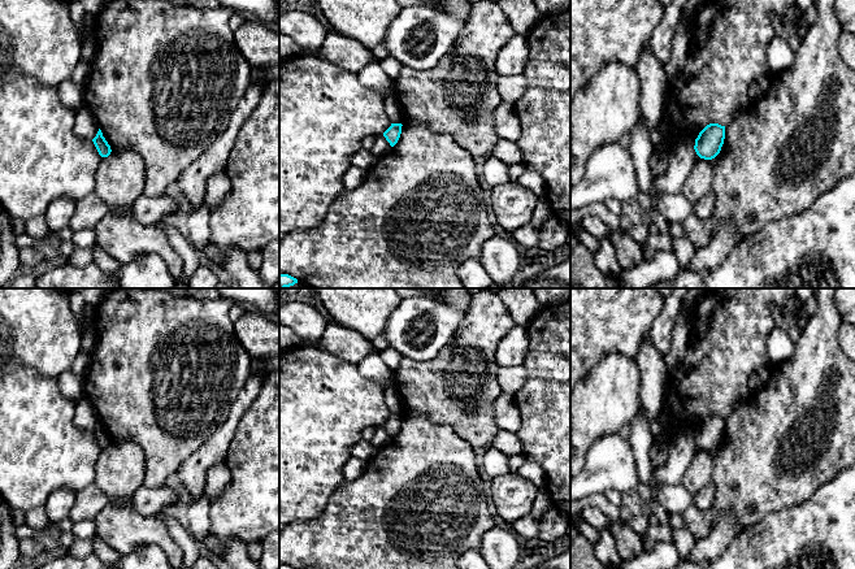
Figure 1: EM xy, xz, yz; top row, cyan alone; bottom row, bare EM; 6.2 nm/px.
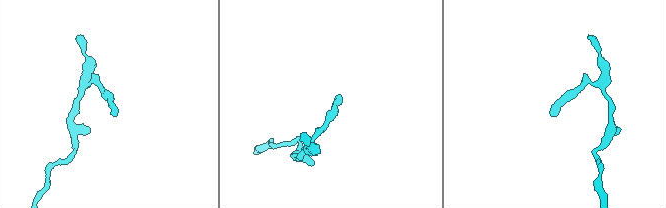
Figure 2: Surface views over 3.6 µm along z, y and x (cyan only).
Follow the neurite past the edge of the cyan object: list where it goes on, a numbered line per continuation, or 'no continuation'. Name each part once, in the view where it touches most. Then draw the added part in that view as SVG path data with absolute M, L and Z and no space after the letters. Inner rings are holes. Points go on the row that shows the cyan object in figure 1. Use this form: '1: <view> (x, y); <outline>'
no continuation

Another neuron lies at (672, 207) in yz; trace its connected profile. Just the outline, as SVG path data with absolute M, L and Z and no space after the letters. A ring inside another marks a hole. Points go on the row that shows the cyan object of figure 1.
M682 192L661 195L655 210L668 222L683 222L693 212L693 200Z

